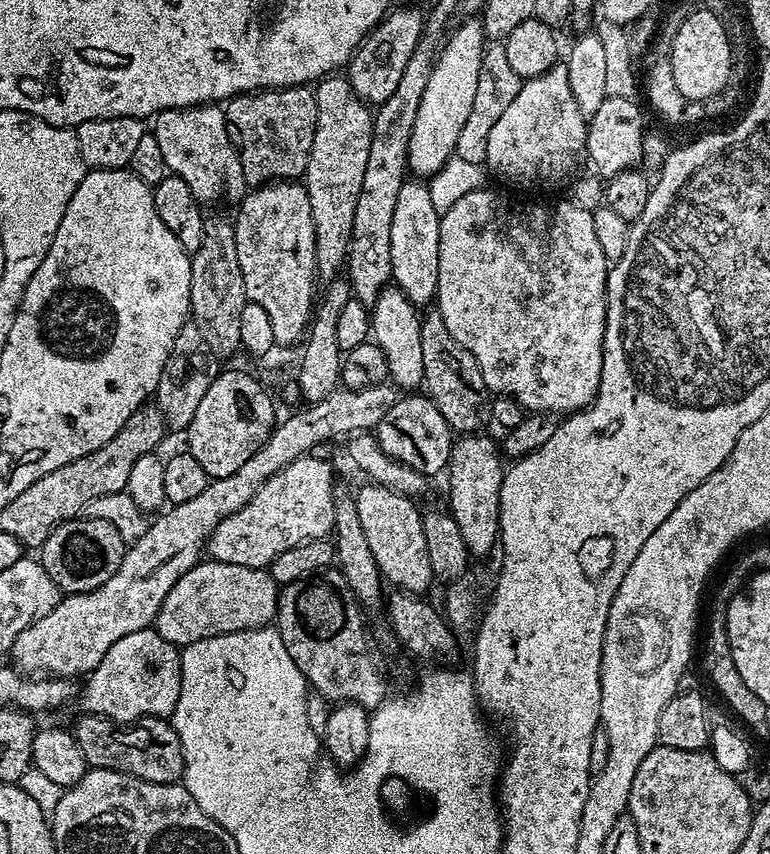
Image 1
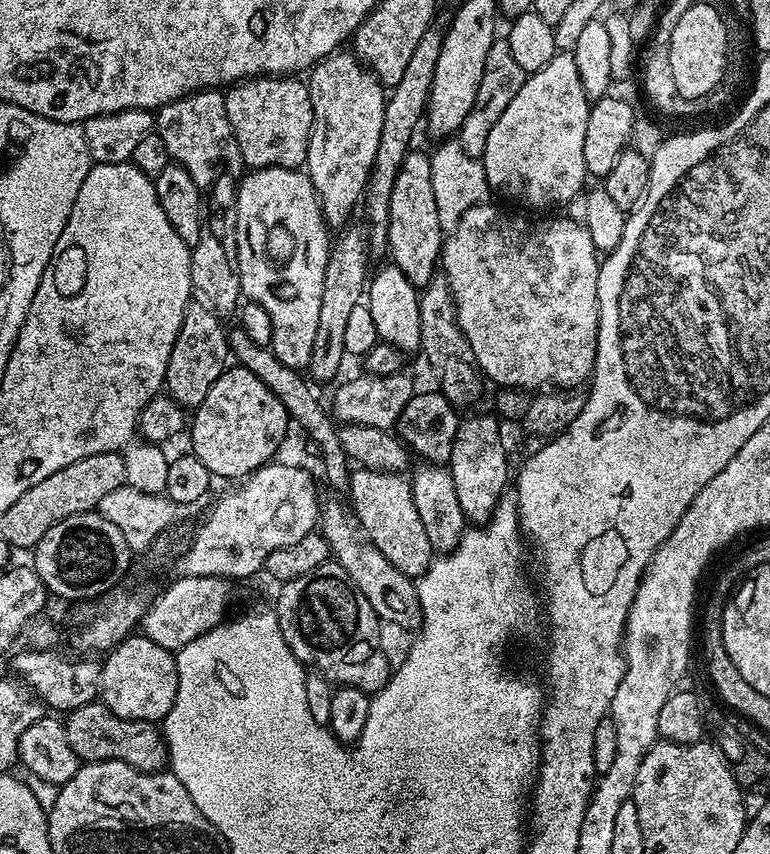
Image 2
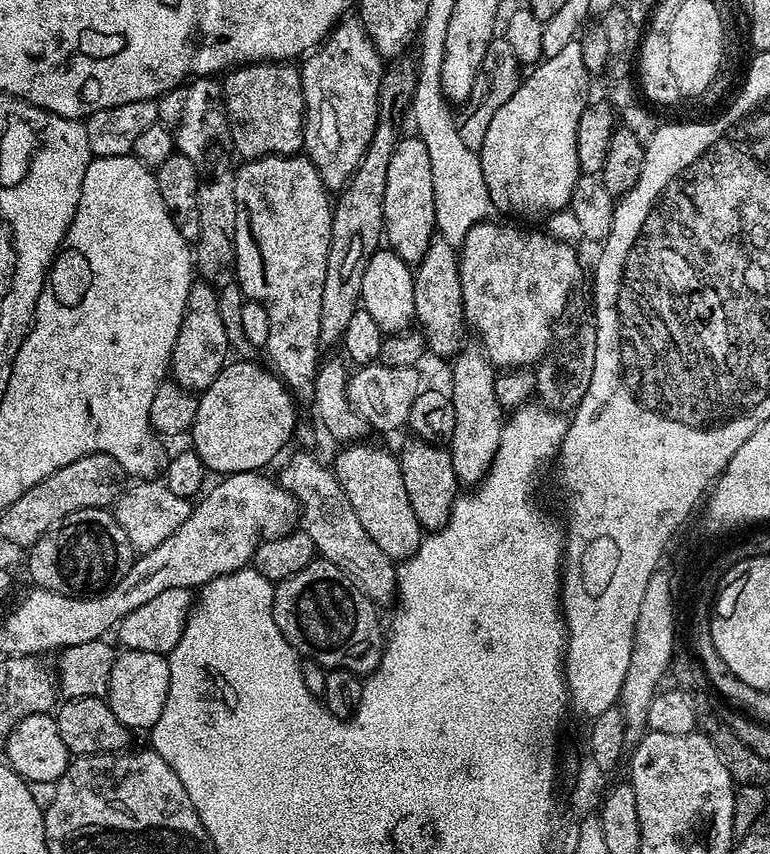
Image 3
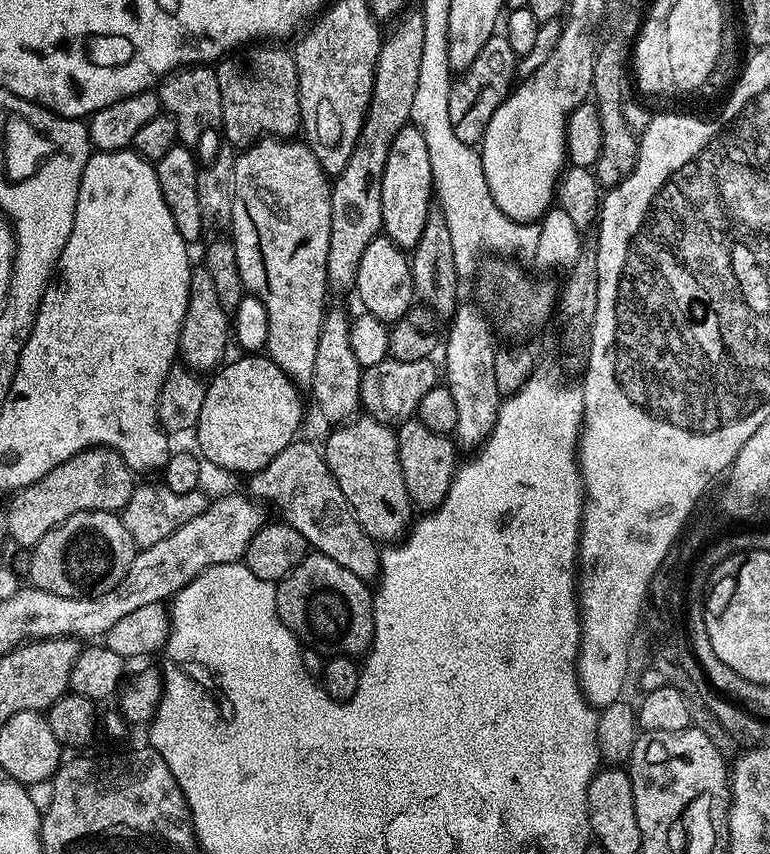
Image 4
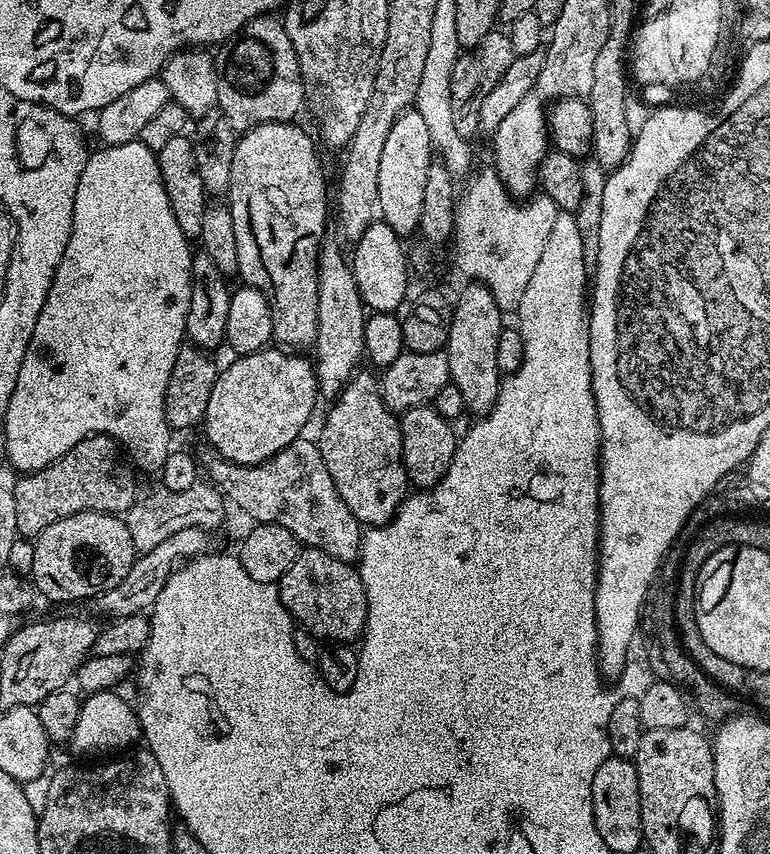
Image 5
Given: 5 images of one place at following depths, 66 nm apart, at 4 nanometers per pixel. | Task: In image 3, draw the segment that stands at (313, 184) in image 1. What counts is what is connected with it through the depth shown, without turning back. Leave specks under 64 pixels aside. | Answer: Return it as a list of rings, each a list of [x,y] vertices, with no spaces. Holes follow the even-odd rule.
[[[356,18],[341,20],[320,47],[307,53],[303,63],[299,65],[304,91],[303,151],[318,170],[325,188],[339,190],[358,170],[376,124],[382,119],[380,83],[384,80],[386,64],[368,31]]]

